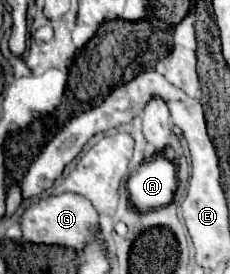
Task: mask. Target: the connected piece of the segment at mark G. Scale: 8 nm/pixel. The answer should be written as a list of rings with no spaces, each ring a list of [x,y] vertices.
[[[62,193],[62,195],[50,195],[40,197],[38,201],[30,203],[20,219],[20,227],[24,233],[24,239],[30,243],[42,243],[42,245],[66,245],[80,249],[84,247],[84,239],[92,235],[92,231],[98,231],[98,213],[92,207],[92,203],[76,193]]]

